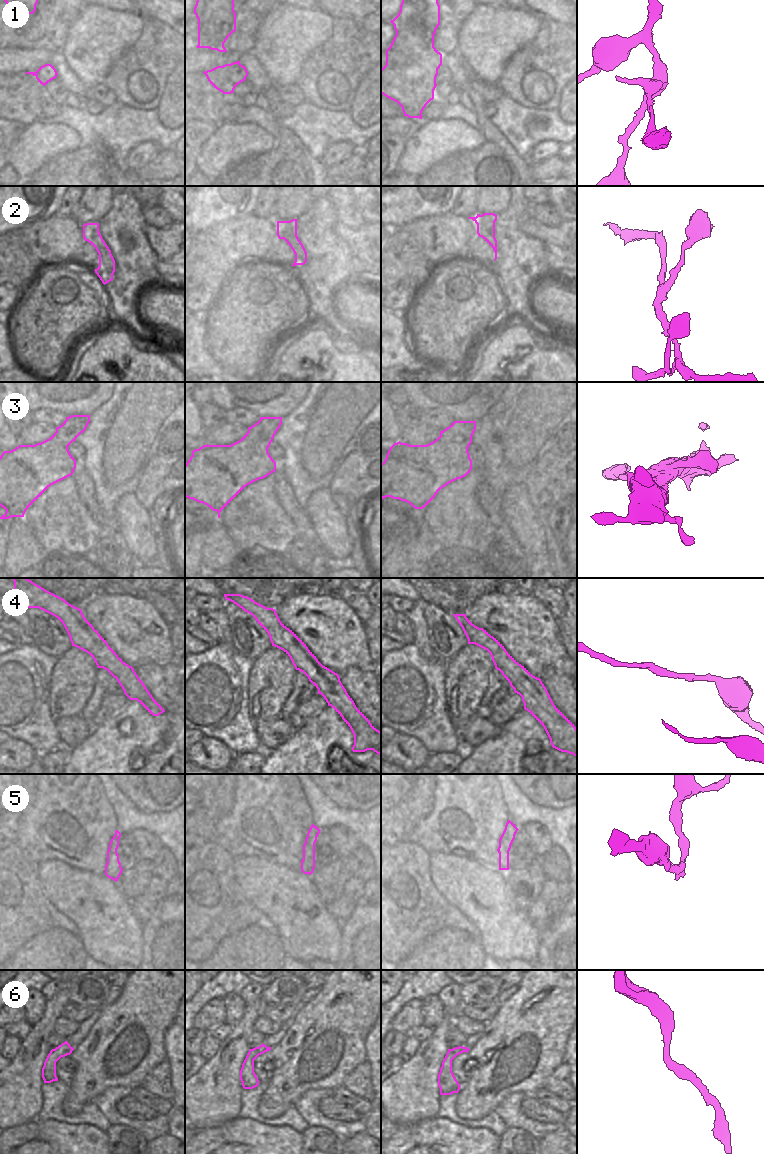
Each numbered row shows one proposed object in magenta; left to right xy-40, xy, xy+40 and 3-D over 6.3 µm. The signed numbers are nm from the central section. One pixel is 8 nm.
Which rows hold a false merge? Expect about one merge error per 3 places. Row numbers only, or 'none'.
1

